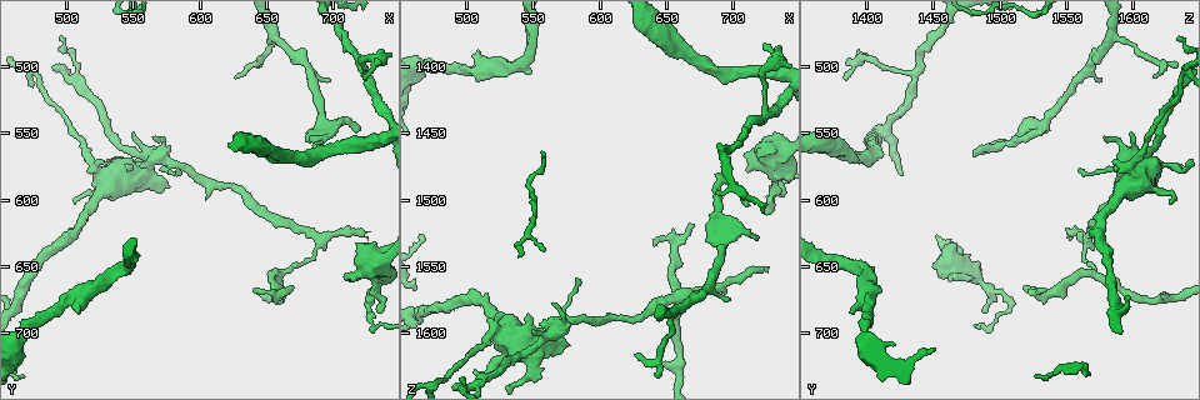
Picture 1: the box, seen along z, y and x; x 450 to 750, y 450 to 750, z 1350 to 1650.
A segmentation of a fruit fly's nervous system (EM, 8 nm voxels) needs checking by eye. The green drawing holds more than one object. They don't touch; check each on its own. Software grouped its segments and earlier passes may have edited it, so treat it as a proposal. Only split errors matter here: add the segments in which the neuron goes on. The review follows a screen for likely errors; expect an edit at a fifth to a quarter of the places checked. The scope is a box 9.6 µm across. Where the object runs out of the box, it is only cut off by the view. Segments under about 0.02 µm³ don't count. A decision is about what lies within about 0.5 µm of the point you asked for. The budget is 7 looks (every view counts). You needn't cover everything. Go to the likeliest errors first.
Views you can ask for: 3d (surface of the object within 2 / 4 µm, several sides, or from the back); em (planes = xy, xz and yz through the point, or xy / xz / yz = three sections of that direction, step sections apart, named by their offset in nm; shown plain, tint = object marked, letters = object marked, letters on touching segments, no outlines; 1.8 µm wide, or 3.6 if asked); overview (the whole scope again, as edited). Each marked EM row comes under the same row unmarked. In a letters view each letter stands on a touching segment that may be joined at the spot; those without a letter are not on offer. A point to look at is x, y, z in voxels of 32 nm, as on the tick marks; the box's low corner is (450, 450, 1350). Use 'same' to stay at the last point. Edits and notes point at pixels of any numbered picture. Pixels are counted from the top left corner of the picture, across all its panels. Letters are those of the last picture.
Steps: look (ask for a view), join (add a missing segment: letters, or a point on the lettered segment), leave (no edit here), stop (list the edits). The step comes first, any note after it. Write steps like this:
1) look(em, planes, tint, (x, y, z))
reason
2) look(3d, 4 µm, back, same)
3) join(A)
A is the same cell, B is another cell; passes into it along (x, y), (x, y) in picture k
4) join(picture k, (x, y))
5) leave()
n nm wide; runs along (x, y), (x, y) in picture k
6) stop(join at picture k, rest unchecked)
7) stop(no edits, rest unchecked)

look(3d, 4 µm, back, (566, 570, 1596))
sudden change in width

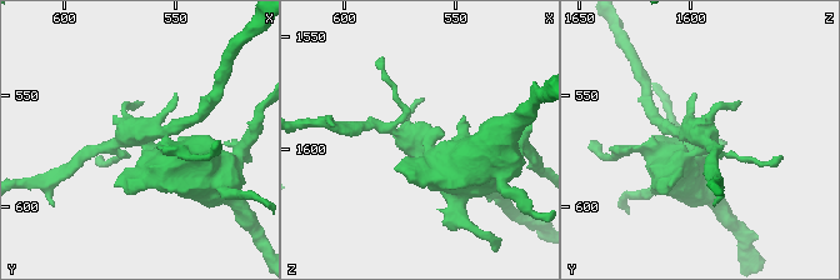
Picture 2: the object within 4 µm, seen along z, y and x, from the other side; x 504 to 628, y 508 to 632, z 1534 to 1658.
look(em, xz, step 4, tint, (565, 569, 1595))

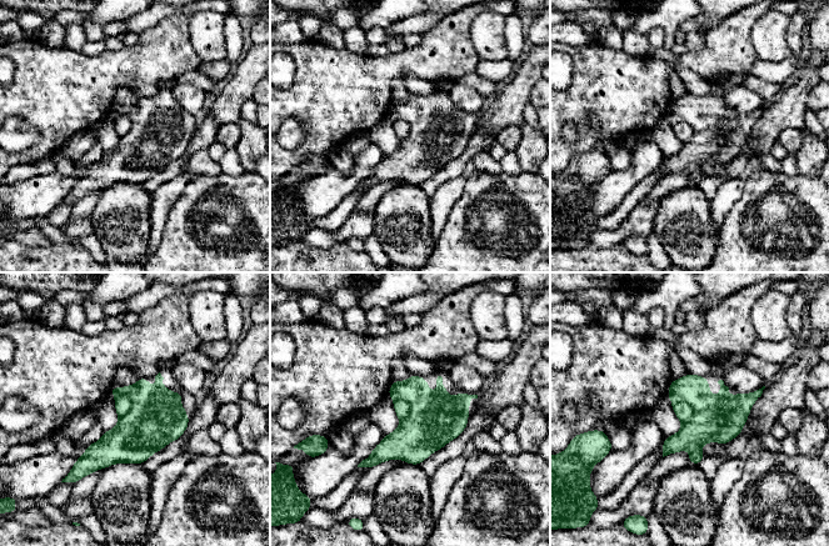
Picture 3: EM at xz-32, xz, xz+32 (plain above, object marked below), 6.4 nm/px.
look(em, planes, letters, same)

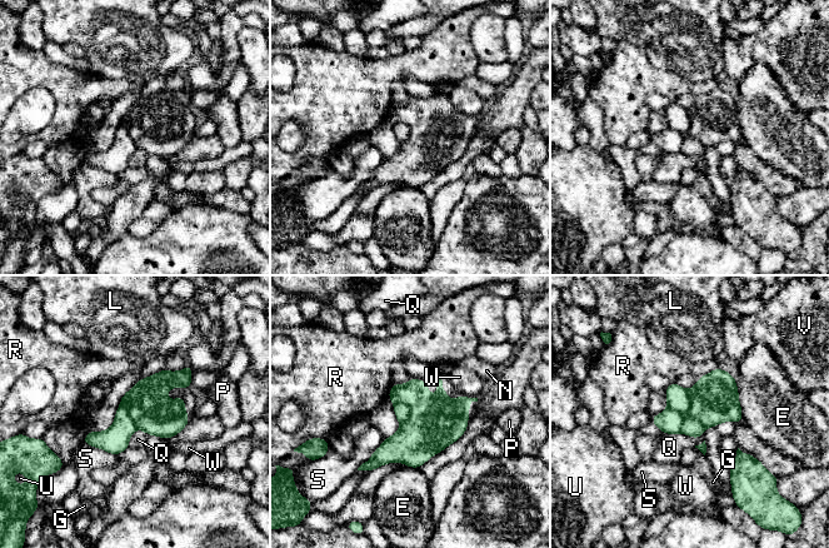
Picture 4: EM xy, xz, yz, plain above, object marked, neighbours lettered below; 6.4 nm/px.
leave()
E, G, L, N, P, Q, R, S, U, V and W are other cells; border along (650, 422), (665, 433), (703, 436) in picture 4; no lettered segment goes on from it

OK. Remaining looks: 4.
look(3d, 4 µm, (644, 670, 1622))
an open end

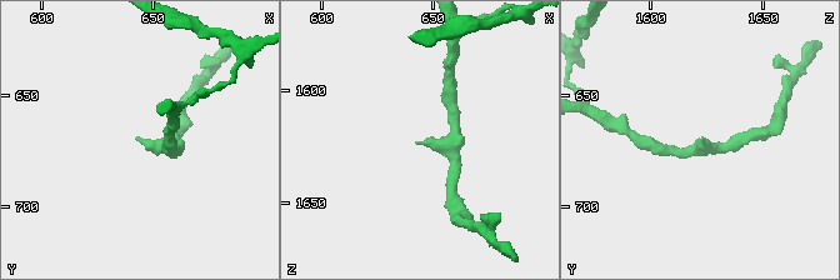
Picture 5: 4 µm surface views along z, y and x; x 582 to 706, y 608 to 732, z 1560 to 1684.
look(em, planes, letters, (642, 671, 1622))

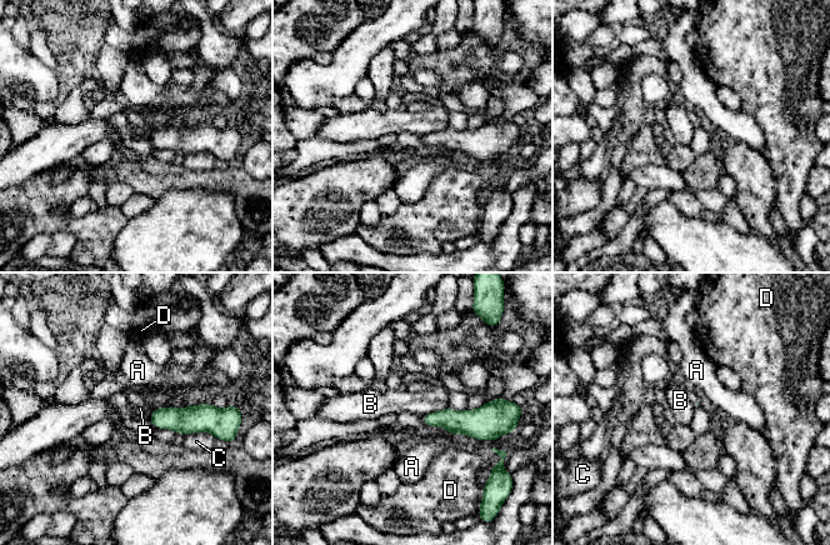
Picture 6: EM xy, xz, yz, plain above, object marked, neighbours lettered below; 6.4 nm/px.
leave()
A, B, C and D are other cells; none of them fits

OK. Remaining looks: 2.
look(3d, 2 µm, (724, 630, 1552))
an open end

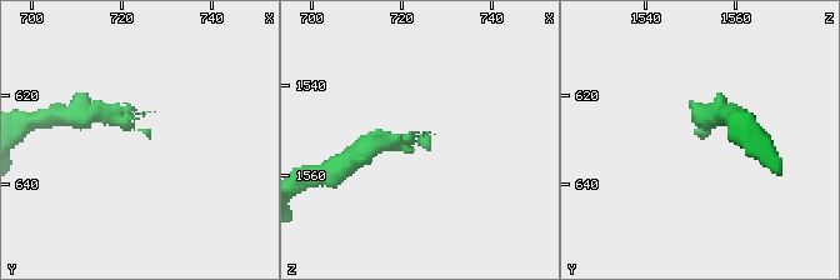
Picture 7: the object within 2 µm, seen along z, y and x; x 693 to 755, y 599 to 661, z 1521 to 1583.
look(em, 3.6 µm, planes, letters, (727, 630, 1553))
need the tissue

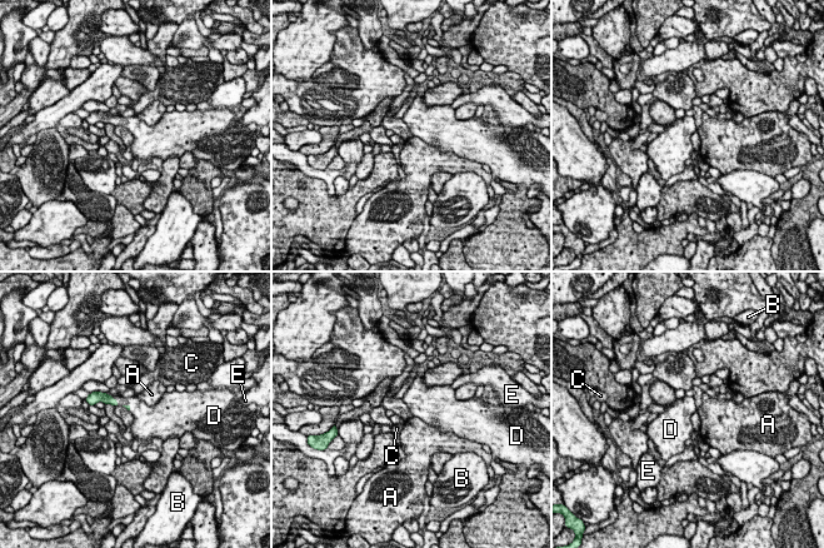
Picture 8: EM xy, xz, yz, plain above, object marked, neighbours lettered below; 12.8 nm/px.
leave()
D touches over 150 nm; A, B, C, D and E are other cells; no lettered segment goes on from it

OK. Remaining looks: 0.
stop(no edits, rest unchecked)

